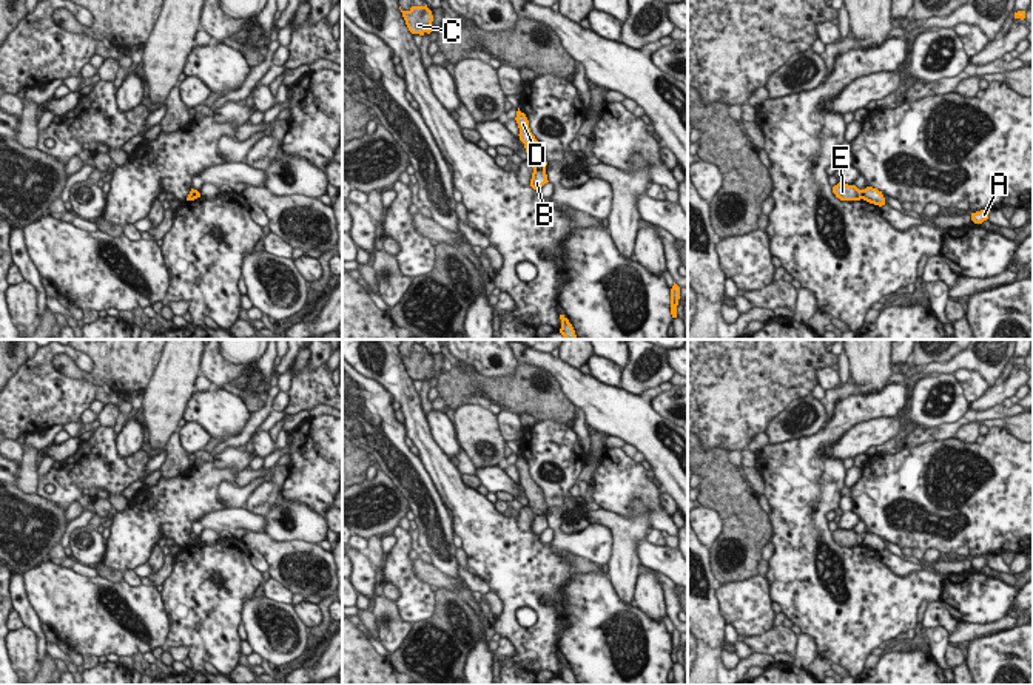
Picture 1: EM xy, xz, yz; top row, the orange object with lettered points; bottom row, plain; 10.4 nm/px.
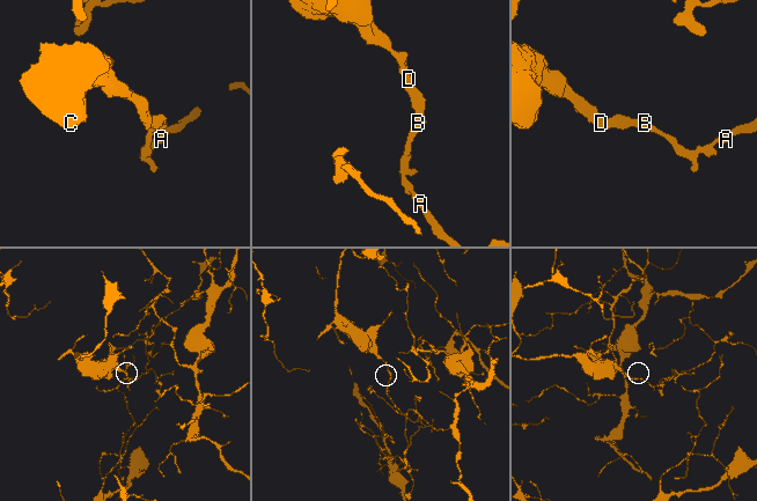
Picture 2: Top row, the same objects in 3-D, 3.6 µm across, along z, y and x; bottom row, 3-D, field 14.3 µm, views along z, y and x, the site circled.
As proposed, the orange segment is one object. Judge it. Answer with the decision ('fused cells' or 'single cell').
fused cells

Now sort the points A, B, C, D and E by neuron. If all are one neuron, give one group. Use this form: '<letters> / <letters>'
A B / C D E

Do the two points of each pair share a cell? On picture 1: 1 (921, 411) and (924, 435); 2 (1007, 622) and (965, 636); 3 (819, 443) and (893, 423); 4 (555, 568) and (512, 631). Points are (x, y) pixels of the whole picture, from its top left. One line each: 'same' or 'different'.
1: different
2: same
3: different
4: same

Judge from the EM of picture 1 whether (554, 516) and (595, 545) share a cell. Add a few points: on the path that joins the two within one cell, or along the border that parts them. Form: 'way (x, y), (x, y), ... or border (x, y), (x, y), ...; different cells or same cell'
way (558, 528), (572, 542), (583, 543); same cell

